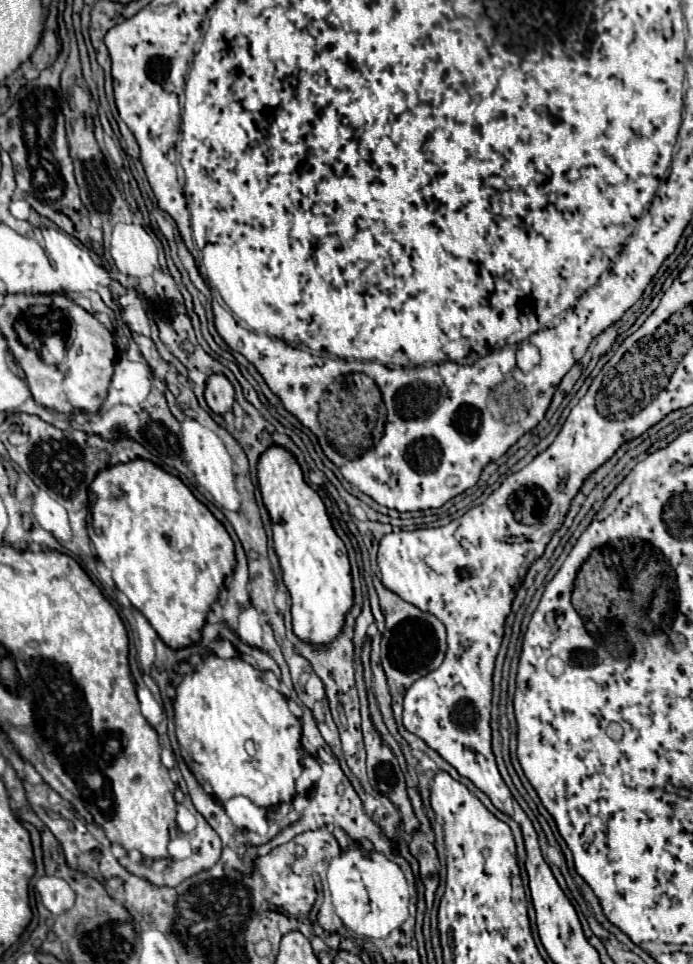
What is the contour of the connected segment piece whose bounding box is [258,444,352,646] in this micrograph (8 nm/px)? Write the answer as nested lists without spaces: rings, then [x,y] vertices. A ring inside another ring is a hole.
[[[274,444],[260,456],[258,484],[272,518],[274,550],[292,598],[294,634],[322,646],[342,630],[342,618],[352,606],[352,576],[344,542],[334,532],[322,498],[306,484],[296,458],[284,446]]]

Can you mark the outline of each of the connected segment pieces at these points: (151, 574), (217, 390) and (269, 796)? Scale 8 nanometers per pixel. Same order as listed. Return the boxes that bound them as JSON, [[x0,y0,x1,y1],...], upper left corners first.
[[90,458,236,650],[204,374,234,414],[174,654,304,808]]

